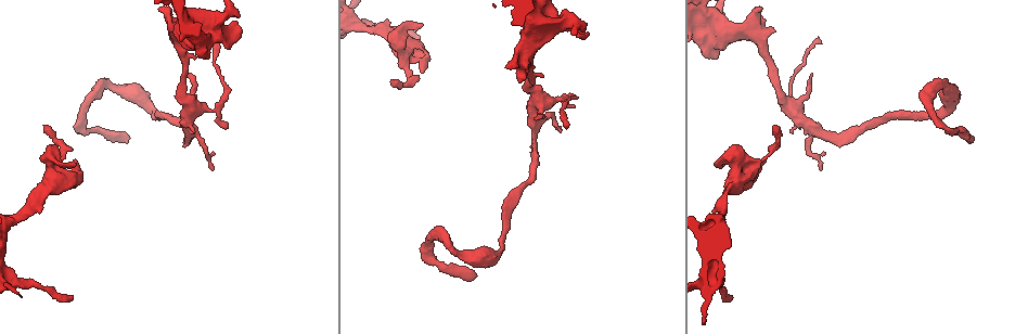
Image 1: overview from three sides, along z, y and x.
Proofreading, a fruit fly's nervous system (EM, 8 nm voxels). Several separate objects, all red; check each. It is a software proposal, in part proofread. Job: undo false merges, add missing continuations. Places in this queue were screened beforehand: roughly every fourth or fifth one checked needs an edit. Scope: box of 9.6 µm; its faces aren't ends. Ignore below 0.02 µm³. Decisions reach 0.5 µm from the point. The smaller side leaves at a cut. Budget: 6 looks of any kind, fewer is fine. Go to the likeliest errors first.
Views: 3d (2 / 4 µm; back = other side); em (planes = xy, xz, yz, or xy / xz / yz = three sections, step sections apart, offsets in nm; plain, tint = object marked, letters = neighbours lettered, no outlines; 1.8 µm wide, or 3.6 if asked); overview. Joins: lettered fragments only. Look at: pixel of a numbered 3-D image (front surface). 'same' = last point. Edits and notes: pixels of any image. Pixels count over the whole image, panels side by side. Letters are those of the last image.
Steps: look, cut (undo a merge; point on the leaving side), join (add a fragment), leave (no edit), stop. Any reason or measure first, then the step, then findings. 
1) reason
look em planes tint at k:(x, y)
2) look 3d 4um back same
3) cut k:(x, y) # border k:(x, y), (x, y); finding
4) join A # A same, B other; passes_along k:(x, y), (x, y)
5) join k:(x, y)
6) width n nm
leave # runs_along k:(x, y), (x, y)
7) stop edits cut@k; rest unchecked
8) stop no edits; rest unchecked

two arms in line, one across
look em planes letters at 1:(58, 175)

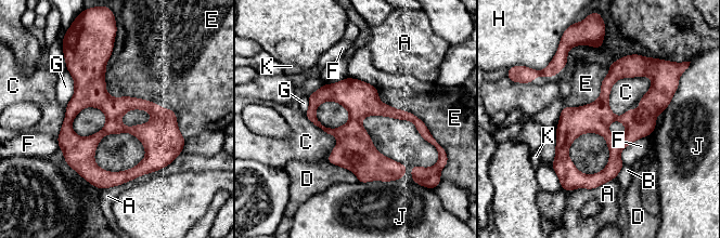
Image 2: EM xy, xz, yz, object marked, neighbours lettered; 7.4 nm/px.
width 170 nm
leave # A other, B other, C other, D other, E other, F other, G other, H other, J other, K other; runs_along 2:(107, 53), (89, 71), (67, 140), (115, 183); continuous, no second cell

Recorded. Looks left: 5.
an open end
look 3d 4um at 1:(774, 32)

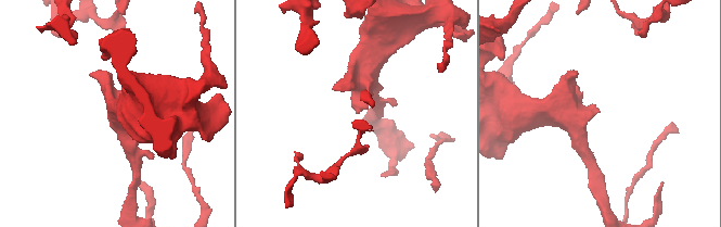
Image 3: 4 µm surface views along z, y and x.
look em planes tint at 3:(598, 110)

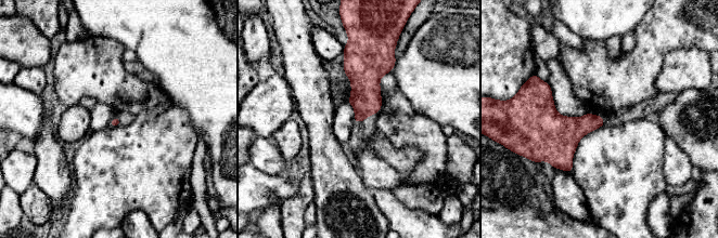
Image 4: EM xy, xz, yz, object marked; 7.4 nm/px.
what lies round it
look em planes letters same

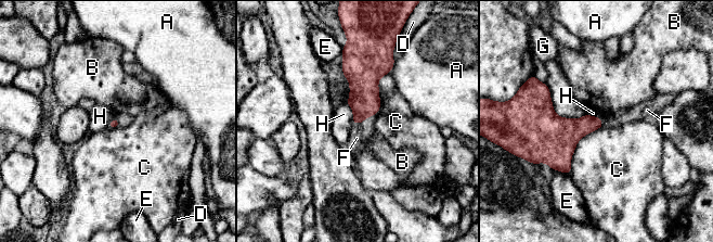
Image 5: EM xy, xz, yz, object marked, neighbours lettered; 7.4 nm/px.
join F # A other, B other, C other, D other, E other, F same, G other, H other; passes_along 5:(570, 131), (601, 122), (622, 116); the cell continues

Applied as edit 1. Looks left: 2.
stop edits join@5; rest unchecked

